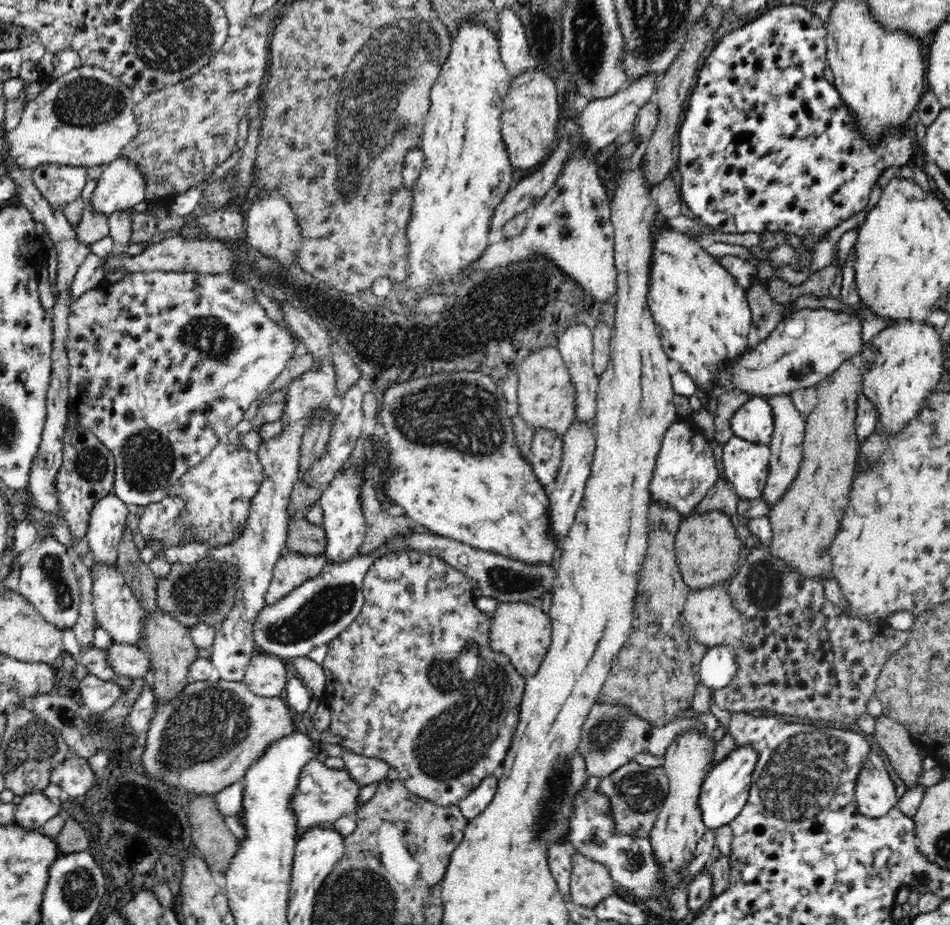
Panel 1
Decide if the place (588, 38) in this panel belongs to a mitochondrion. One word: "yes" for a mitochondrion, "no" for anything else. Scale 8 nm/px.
yes

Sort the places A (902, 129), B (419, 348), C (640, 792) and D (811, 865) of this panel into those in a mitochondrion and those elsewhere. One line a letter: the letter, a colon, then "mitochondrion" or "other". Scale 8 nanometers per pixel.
A: other
B: mitochondrion
C: mitochondrion
D: other

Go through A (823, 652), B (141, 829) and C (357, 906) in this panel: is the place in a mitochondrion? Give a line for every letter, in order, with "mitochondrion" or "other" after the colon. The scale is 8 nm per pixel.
A: other
B: other
C: mitochondrion

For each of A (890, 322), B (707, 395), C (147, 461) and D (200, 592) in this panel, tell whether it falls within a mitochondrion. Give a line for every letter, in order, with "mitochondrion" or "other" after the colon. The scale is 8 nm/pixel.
A: other
B: other
C: mitochondrion
D: mitochondrion

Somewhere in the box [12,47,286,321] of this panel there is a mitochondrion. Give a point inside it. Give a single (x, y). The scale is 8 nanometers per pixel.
(89, 103)

